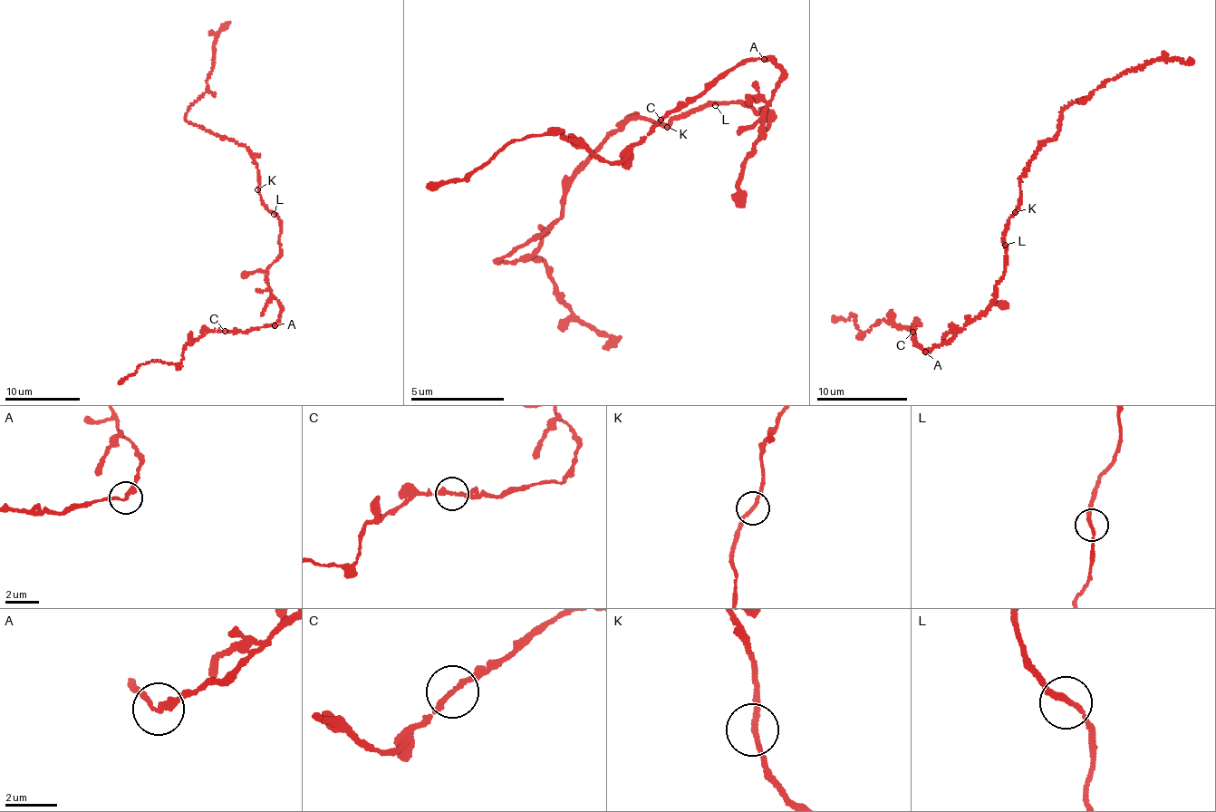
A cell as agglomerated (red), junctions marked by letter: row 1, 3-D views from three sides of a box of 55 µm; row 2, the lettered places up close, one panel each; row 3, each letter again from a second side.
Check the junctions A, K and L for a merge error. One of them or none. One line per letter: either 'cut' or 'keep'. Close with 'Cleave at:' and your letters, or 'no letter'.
A: keep
K: keep
L: keep
Cleave at: no letter

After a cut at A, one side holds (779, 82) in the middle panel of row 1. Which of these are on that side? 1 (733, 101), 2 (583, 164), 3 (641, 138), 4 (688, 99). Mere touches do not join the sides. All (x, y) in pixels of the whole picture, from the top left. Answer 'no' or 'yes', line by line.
1: yes
2: yes
3: no
4: no

